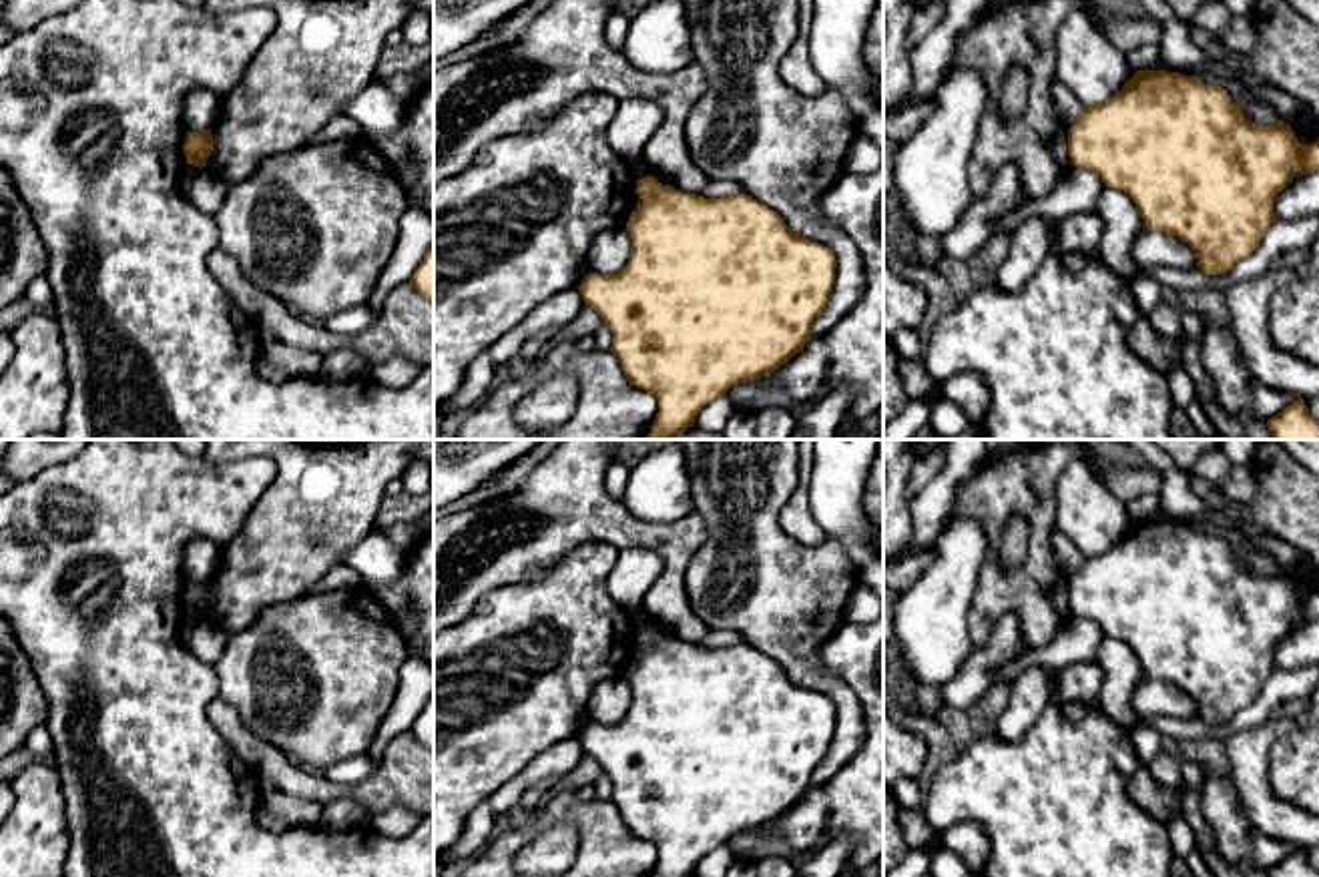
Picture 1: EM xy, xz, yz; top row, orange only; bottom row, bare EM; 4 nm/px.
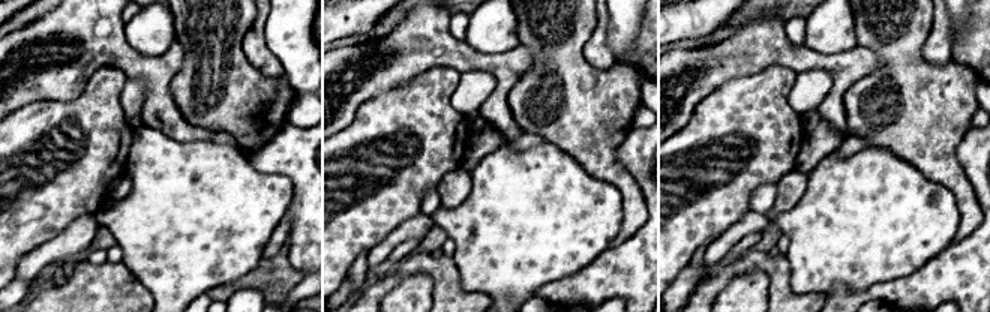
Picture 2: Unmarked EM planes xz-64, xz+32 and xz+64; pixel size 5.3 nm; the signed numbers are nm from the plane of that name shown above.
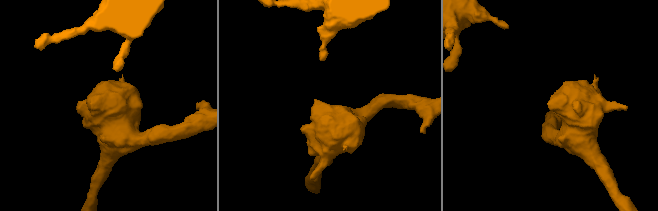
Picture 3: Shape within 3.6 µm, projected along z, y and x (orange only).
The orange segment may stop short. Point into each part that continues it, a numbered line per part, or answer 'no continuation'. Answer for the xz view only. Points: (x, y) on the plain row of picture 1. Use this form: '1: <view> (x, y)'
no continuation

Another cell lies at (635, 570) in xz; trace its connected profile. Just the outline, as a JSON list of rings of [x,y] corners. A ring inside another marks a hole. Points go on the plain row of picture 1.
[[[620,550],[606,578],[608,596],[622,608],[636,612],[663,570],[663,560],[652,550]]]

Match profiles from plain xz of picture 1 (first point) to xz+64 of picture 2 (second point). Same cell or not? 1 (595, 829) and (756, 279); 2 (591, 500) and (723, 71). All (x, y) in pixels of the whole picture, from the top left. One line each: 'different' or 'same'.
1: different
2: same

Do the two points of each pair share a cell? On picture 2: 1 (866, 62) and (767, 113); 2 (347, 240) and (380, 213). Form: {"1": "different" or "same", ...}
{"1": "different", "2": "same"}

